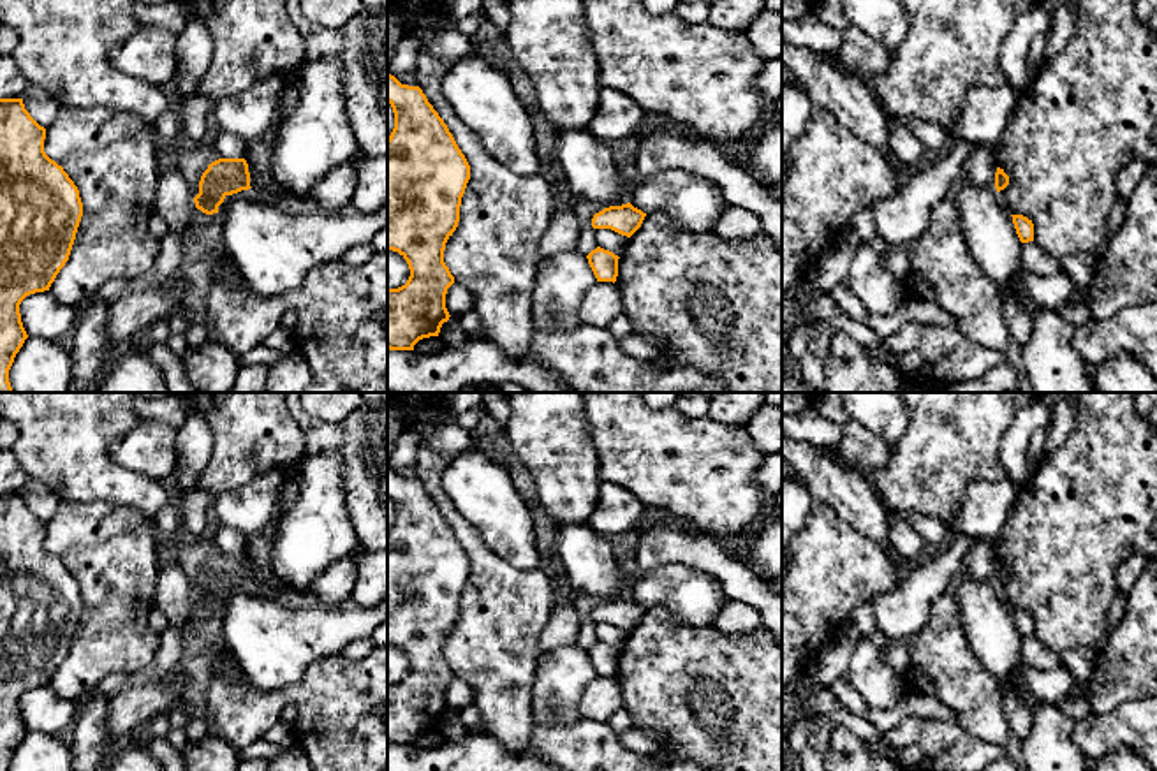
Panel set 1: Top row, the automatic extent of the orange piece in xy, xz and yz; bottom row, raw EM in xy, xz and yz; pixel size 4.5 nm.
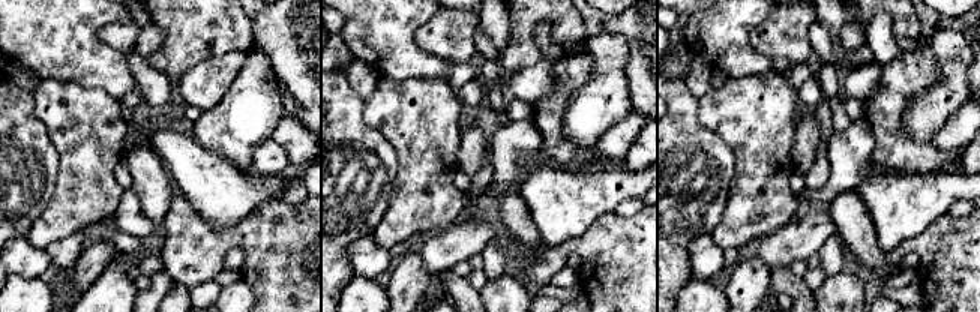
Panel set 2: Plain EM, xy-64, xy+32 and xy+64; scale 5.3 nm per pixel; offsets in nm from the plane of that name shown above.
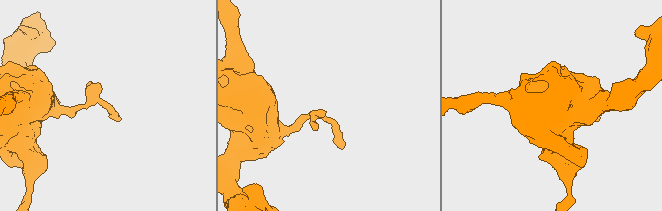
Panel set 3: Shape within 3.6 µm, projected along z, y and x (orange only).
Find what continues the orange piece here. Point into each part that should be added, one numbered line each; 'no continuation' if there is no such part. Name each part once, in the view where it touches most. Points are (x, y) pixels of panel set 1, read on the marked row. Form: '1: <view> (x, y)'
no continuation

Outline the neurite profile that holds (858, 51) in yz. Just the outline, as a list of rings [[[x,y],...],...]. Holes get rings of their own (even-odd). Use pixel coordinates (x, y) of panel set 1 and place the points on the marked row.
[[[847,25],[842,32],[836,56],[847,69],[865,77],[884,74],[891,62],[891,51],[854,25]]]

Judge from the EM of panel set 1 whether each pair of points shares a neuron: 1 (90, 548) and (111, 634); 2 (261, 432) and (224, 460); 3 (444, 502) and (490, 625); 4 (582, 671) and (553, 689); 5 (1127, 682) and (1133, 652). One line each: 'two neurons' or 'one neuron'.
1: one neuron
2: one neuron
3: one neuron
4: one neuron
5: one neuron

